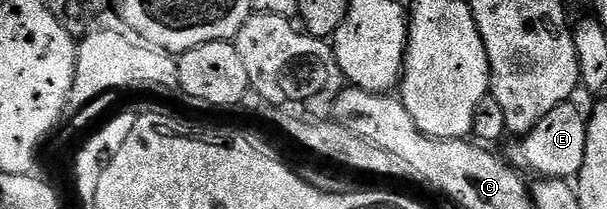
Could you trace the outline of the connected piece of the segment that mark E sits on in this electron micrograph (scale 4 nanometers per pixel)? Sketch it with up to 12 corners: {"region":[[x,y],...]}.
{"region":[[554,106],[508,148],[507,163],[536,178],[579,177],[585,113]]}

